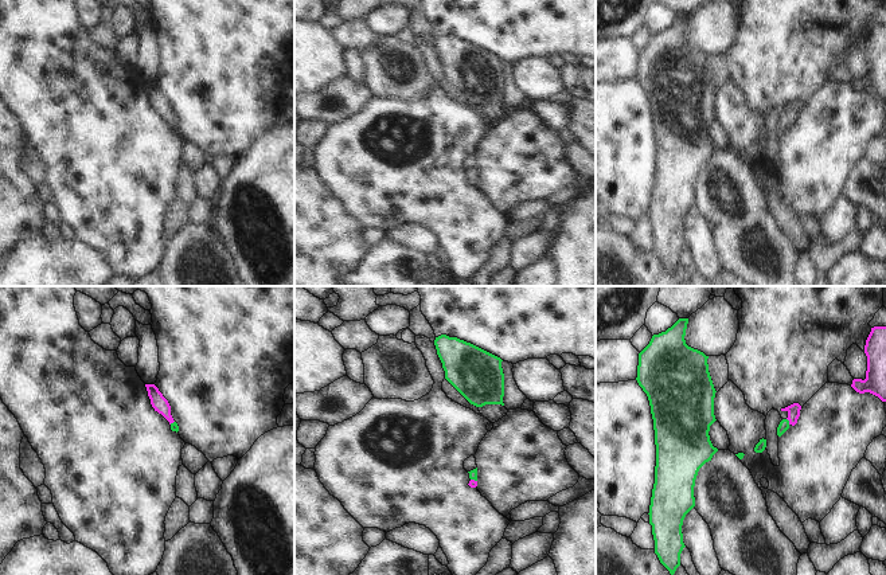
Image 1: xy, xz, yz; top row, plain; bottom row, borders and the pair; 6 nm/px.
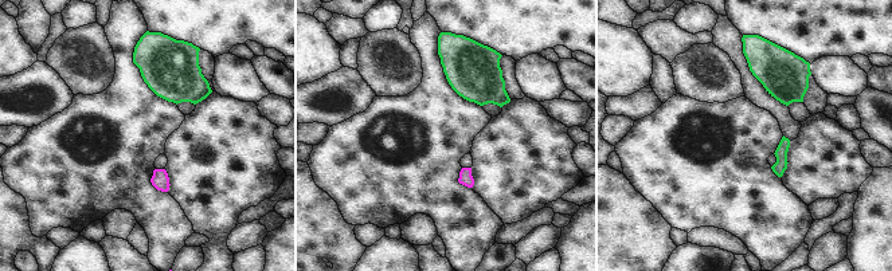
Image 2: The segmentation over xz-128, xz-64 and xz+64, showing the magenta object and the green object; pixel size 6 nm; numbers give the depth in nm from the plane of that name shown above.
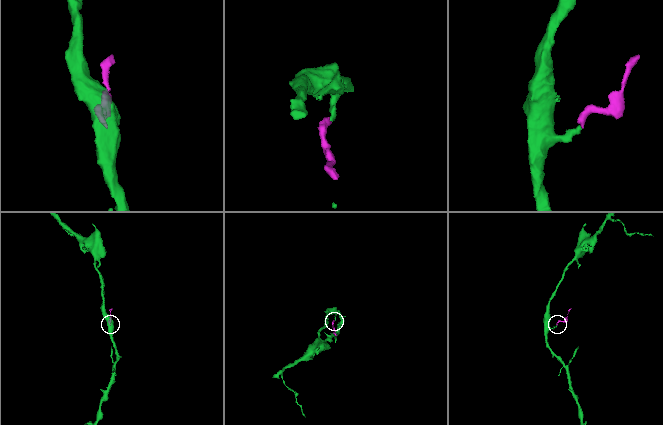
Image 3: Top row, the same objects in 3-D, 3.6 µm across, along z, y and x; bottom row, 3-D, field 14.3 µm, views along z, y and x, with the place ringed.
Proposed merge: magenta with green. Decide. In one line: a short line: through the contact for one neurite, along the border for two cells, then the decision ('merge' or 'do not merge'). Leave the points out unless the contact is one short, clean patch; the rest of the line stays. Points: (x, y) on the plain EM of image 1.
line yz (793, 109), (788, 118), (784, 124); merge

